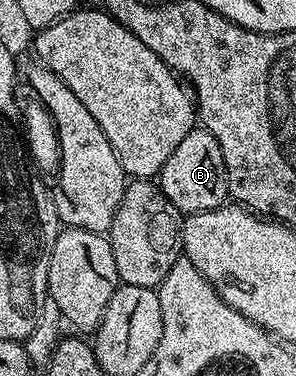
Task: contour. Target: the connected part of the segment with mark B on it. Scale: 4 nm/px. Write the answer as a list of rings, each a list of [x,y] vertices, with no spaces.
[[[195,128],[183,136],[179,148],[175,148],[175,152],[167,156],[167,164],[163,164],[159,185],[167,200],[171,200],[171,204],[175,204],[182,215],[216,210],[226,201],[229,193],[229,177],[225,174],[225,161],[219,140],[215,140],[215,136],[211,136],[211,132],[204,128]]]

